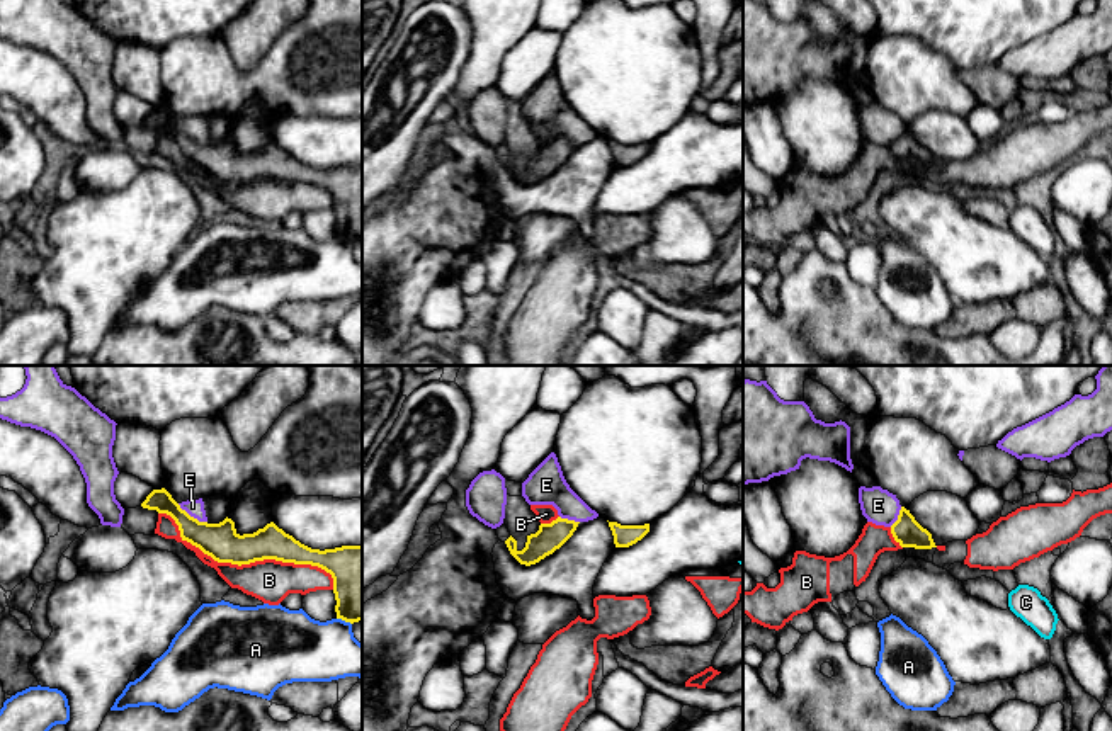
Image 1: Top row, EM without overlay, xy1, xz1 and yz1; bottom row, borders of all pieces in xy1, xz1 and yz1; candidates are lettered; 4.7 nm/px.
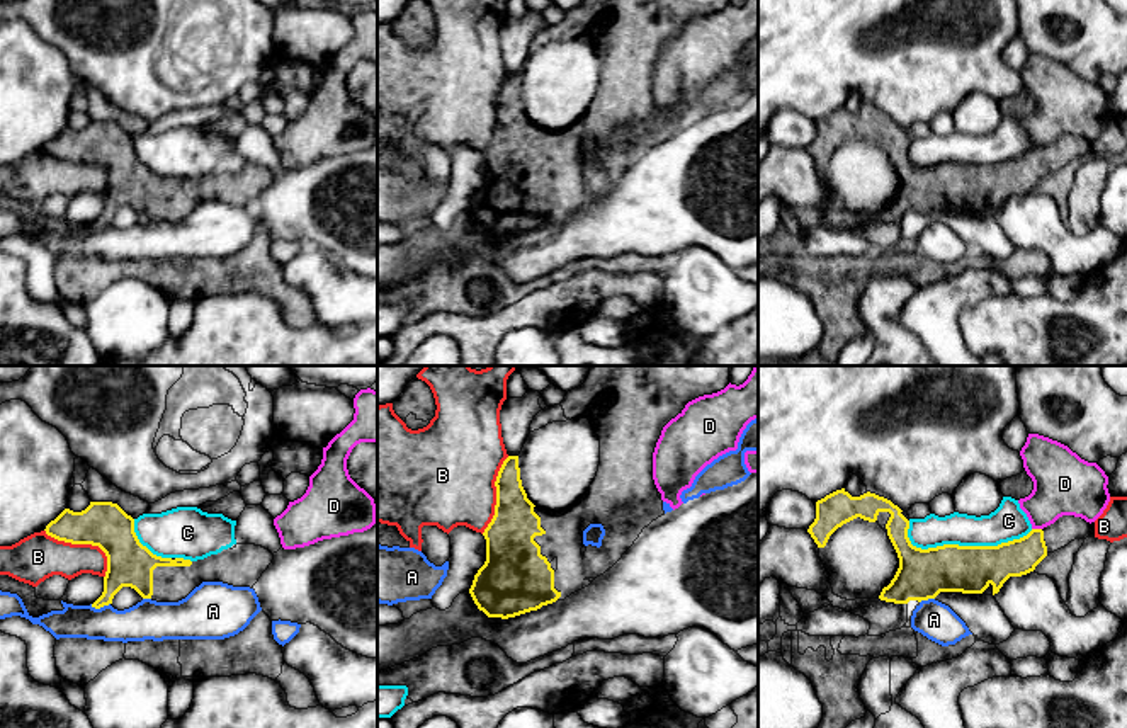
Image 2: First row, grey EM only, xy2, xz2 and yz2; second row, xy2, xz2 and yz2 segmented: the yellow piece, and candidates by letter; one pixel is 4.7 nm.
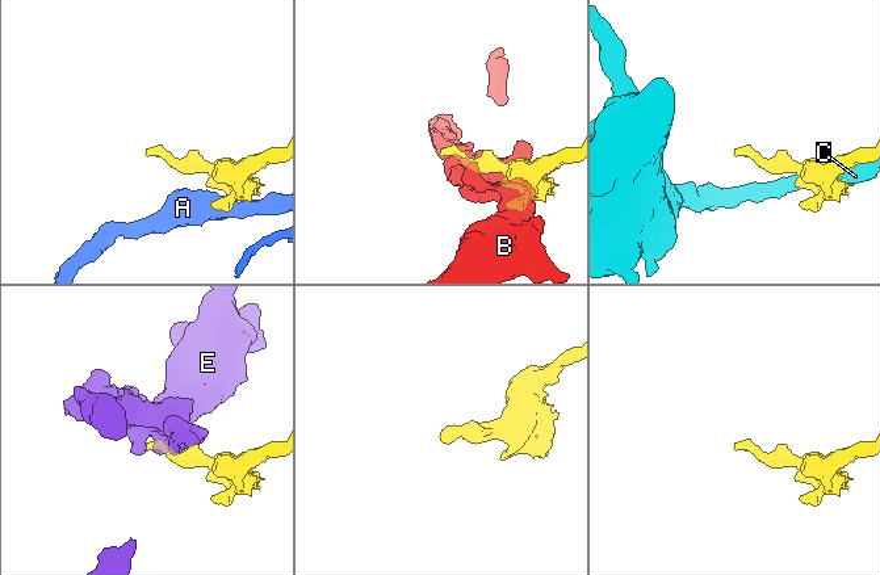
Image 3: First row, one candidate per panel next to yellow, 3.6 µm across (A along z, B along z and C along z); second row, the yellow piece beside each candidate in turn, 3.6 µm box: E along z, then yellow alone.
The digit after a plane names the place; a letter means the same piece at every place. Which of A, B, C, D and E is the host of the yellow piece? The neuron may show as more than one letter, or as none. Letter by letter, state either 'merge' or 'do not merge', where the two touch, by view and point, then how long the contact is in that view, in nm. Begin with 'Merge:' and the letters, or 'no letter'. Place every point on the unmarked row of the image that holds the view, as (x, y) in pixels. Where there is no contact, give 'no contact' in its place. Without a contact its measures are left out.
Merge: no letter
A: do not merge | xy2 (99, 227) | 100 nm
B: do not merge | xy1 (247, 182) | 900 nm
C: do not merge | yz2 (968, 165) | 600 nm
D: do not merge | yz2 (1037, 148) | 50 nm
E: do not merge | xy1 (192, 136) | 170 nm

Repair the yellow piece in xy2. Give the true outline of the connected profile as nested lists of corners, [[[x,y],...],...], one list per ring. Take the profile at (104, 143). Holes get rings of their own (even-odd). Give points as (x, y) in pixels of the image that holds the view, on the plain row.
[[[90,121],[82,131],[65,128],[44,150],[58,160],[99,165],[105,172],[104,211],[92,223],[95,228],[112,223],[122,206],[156,221],[178,221],[202,201],[253,208],[274,179],[255,163],[236,163],[197,180],[156,175],[139,162],[134,138],[112,121]]]

